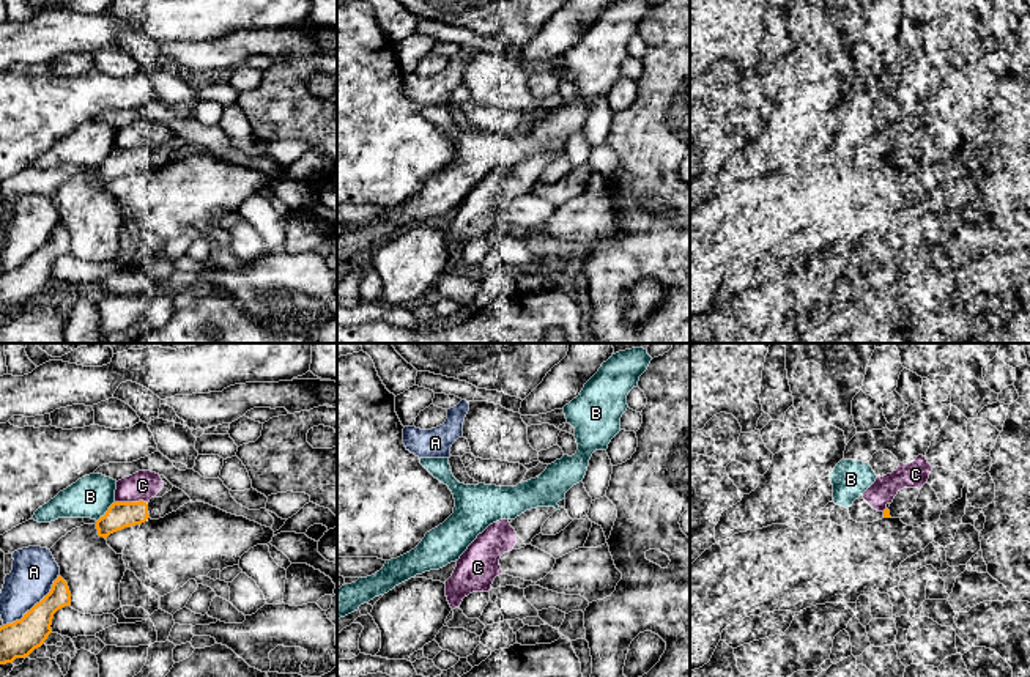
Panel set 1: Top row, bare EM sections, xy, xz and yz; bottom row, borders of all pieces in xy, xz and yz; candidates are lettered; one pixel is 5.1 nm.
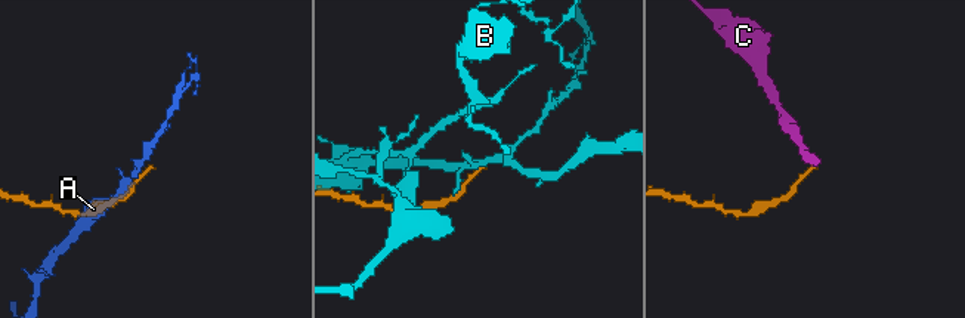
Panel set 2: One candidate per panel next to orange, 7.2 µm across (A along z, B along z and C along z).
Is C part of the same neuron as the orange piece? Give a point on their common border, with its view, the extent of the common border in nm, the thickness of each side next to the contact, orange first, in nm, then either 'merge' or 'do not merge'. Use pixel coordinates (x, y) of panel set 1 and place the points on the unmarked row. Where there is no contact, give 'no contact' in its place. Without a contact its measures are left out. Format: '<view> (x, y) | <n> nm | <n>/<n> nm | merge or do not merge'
xy (131, 150) | 170 nm | 140/150 nm | do not merge

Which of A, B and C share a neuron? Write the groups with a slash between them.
A / B / C

